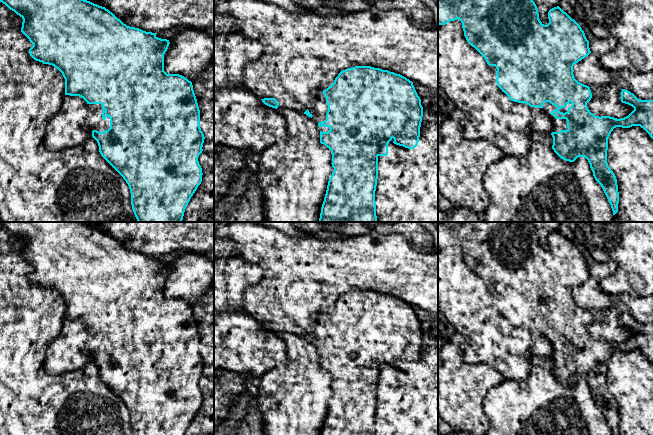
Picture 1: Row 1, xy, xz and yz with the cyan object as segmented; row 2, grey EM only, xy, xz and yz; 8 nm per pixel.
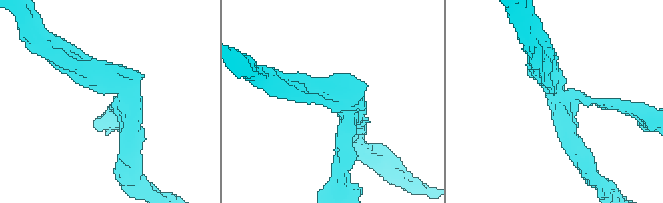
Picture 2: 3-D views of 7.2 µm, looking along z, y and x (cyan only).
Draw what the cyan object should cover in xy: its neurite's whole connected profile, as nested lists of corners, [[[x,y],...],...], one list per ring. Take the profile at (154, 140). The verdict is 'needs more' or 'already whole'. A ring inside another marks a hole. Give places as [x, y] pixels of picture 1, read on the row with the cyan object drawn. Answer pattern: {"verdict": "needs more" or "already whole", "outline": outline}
{"verdict": "already whole", "outline": [[[0,0],[3,4],[5,4],[10,10],[14,11],[17,15],[19,15],[22,19],[22,27],[21,32],[29,39],[29,41],[33,44],[33,46],[29,49],[30,56],[43,64],[49,64],[57,68],[63,75],[65,79],[65,95],[70,96],[79,96],[83,98],[87,104],[101,104],[102,105],[102,119],[105,120],[108,116],[110,118],[110,128],[106,131],[99,132],[97,130],[92,131],[92,137],[97,141],[99,146],[99,152],[101,156],[123,177],[126,183],[129,186],[130,193],[131,193],[131,205],[134,212],[134,215],[138,222],[182,222],[185,209],[197,190],[198,186],[202,182],[202,168],[199,164],[198,157],[202,153],[203,143],[204,143],[204,134],[200,128],[200,110],[198,107],[197,99],[193,90],[192,82],[189,81],[182,75],[179,74],[167,74],[164,71],[164,54],[168,49],[170,44],[169,40],[161,39],[156,36],[157,33],[146,32],[139,28],[130,27],[124,24],[120,19],[118,19],[112,12],[110,12],[105,7],[99,6],[87,0]]]}

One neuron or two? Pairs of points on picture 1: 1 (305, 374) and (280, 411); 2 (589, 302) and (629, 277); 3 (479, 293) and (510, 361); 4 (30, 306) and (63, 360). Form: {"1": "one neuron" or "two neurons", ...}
{"1": "one neuron", "2": "two neurons", "3": "one neuron", "4": "two neurons"}

